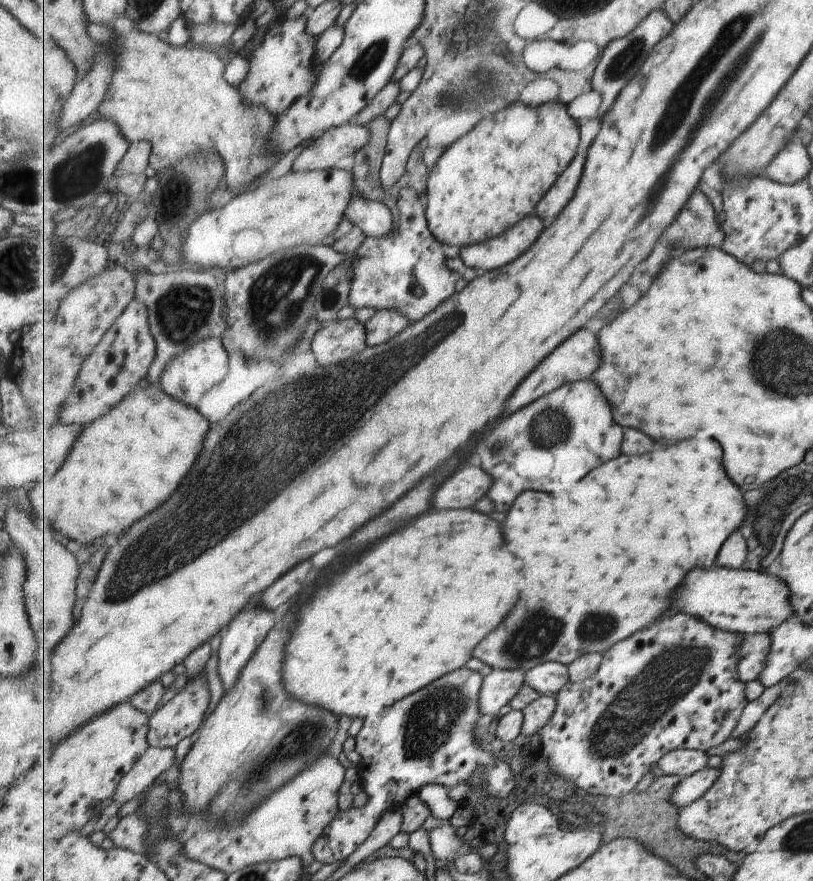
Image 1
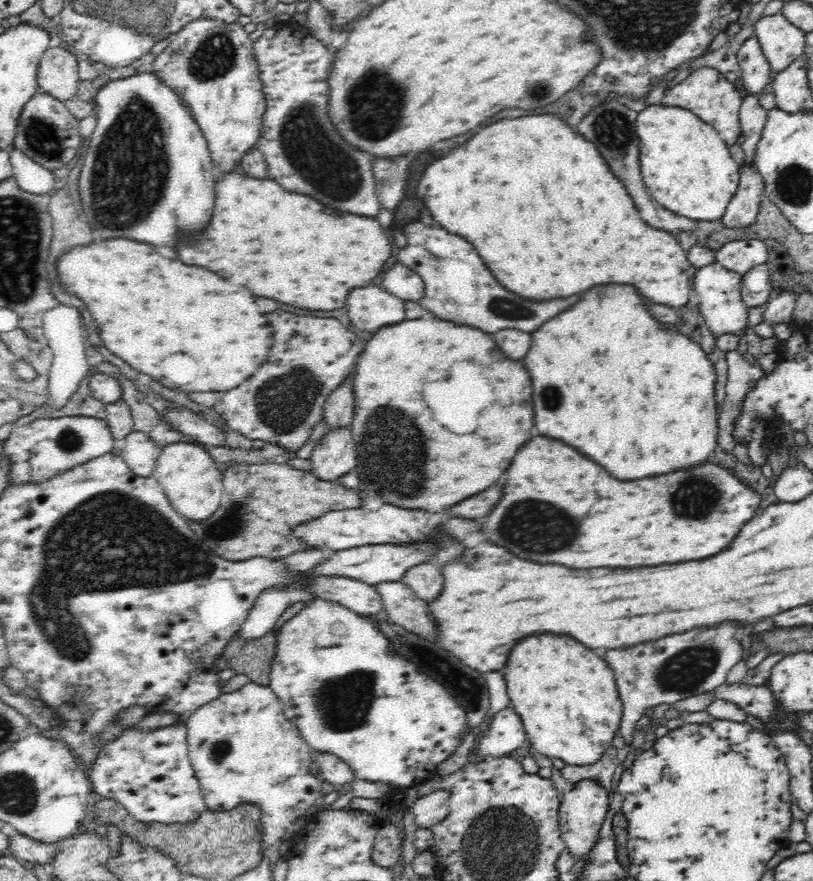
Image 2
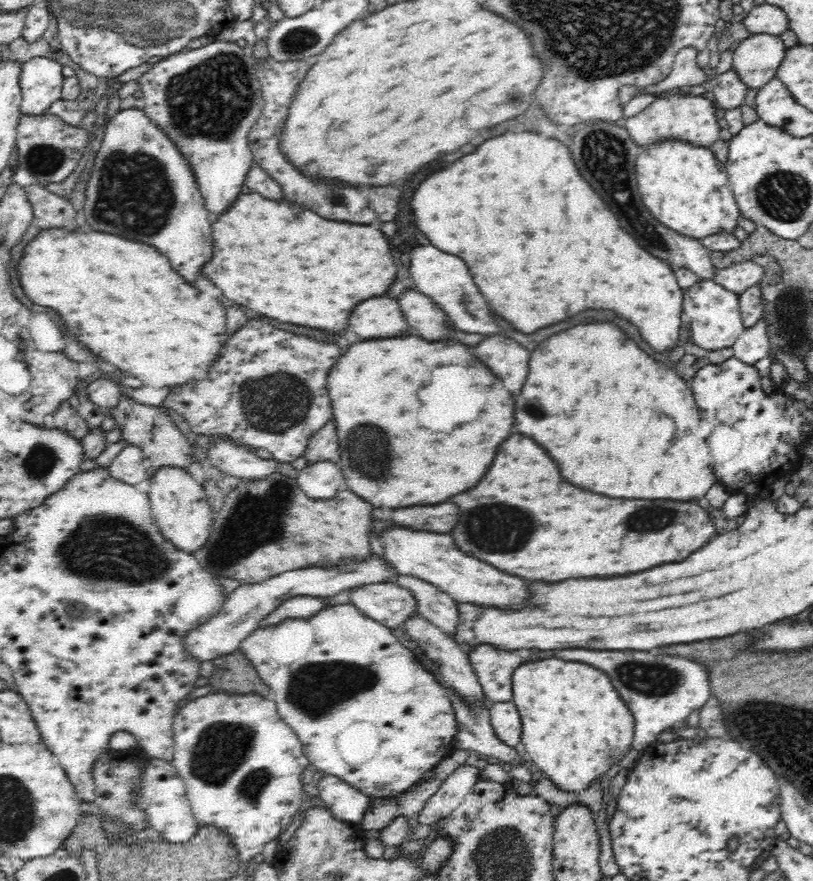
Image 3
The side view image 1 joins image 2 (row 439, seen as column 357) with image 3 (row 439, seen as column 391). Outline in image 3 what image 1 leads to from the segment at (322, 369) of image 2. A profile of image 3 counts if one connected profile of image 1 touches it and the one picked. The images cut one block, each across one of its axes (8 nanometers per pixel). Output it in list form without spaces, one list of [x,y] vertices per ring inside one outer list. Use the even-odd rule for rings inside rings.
[[[252,318],[230,338],[230,350],[226,350],[226,358],[214,366],[214,374],[210,374],[206,382],[171,387],[163,406],[183,416],[189,428],[198,435],[228,436],[248,448],[268,450],[278,462],[291,463],[305,454],[312,434],[322,429],[332,418],[326,378],[340,356],[342,348],[338,344],[286,332],[264,320]]]

